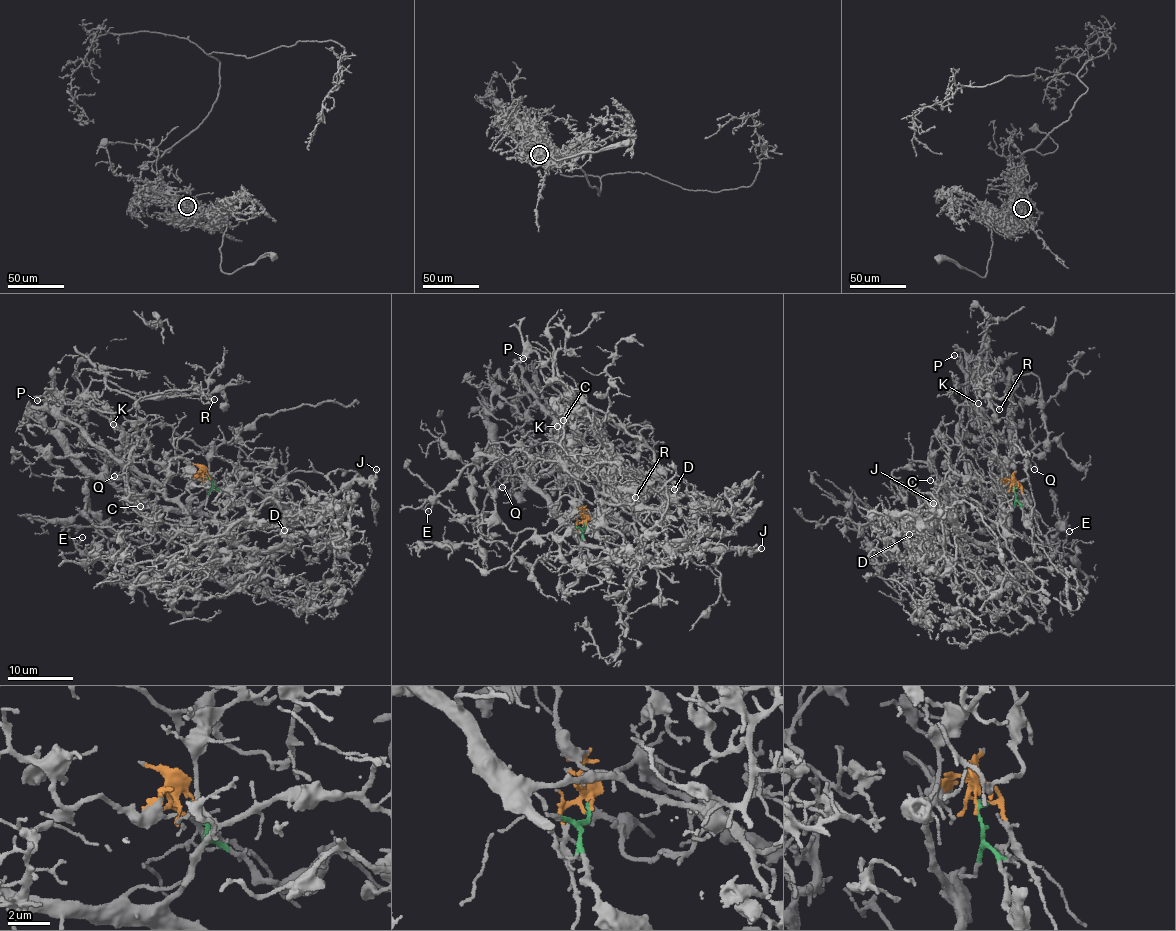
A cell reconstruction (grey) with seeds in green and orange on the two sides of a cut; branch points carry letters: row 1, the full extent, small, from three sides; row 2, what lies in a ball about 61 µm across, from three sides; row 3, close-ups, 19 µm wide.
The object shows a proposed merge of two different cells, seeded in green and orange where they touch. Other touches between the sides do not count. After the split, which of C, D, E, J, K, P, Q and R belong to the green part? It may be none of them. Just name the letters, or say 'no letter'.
E, J, Q

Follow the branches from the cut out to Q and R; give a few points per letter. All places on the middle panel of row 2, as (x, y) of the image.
Q: (584, 524), (582, 528), (572, 525), (529, 488), (519, 477), (512, 459), (512, 486), (508, 490), (502, 486)
R: (585, 523), (550, 453), (558, 433), (527, 385), (530, 403), (574, 422), (588, 448), (629, 474), (635, 497)

